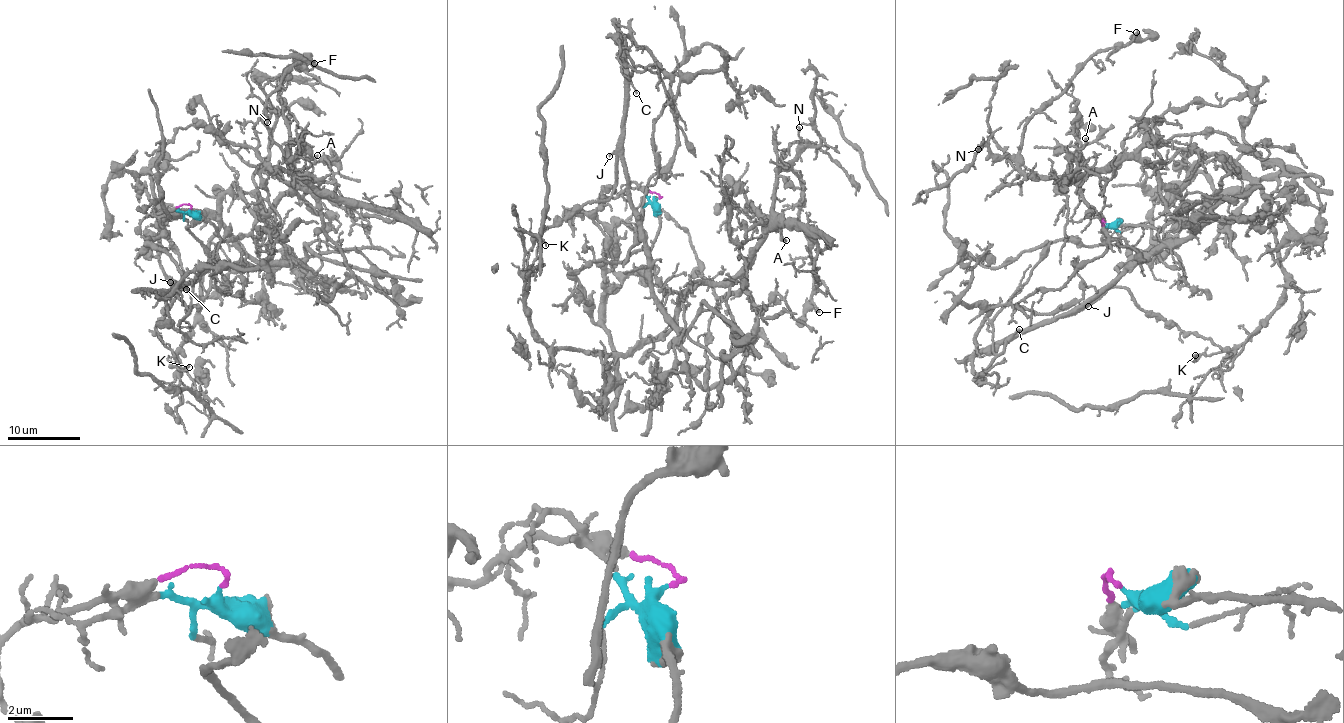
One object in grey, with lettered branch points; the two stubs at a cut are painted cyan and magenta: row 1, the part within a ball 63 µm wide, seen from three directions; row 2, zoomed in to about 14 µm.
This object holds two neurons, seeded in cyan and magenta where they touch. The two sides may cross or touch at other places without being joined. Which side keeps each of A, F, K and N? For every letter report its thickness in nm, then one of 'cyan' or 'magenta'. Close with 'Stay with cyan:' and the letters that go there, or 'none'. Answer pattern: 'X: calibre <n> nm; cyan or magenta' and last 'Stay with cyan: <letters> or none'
A: calibre 160 nm; cyan
F: calibre 140 nm; cyan
K: calibre 160 nm; cyan
N: calibre 140 nm; cyan
Stay with cyan: A, F, K, N

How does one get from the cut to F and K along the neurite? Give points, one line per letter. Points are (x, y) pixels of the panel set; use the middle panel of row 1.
F: (657, 198), (650, 262), (656, 281), (681, 291), (746, 269), (772, 213), (779, 169), (799, 173), (819, 311)
K: (657, 198), (650, 262), (681, 294), (671, 326), (621, 355), (537, 337), (522, 307), (528, 254), (545, 245)

